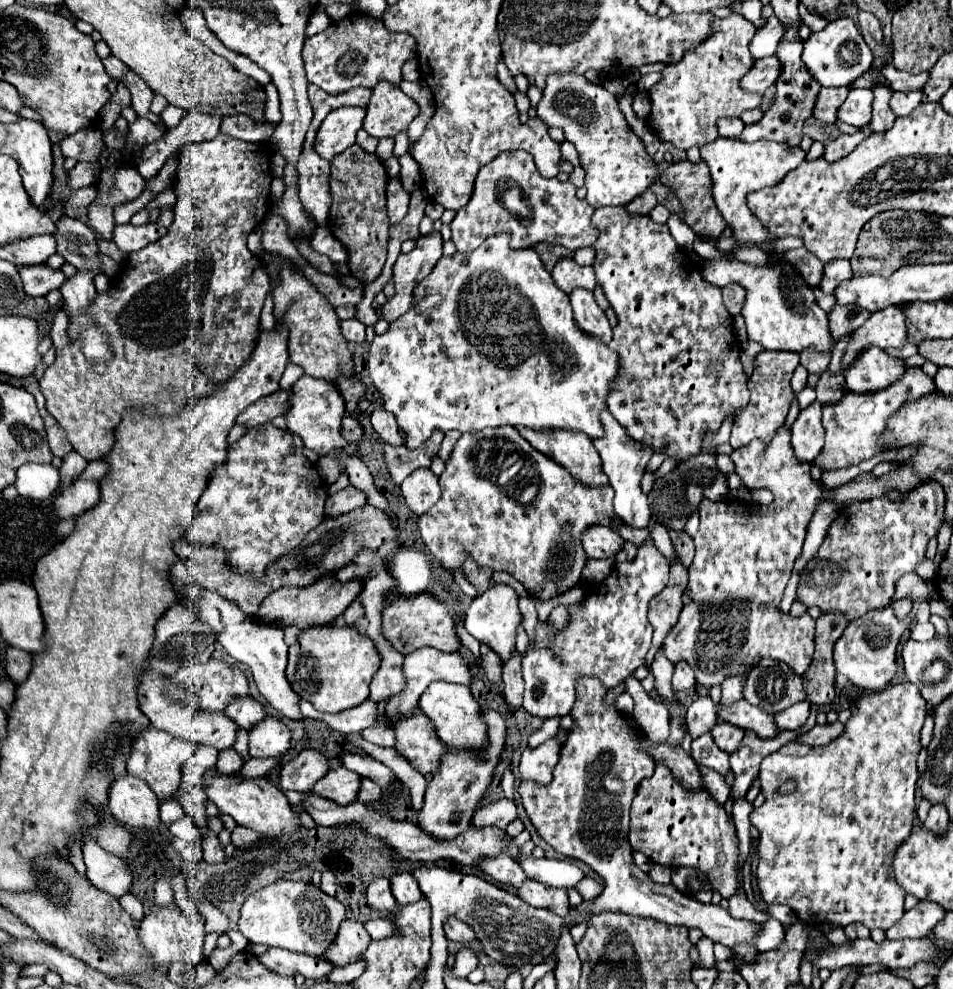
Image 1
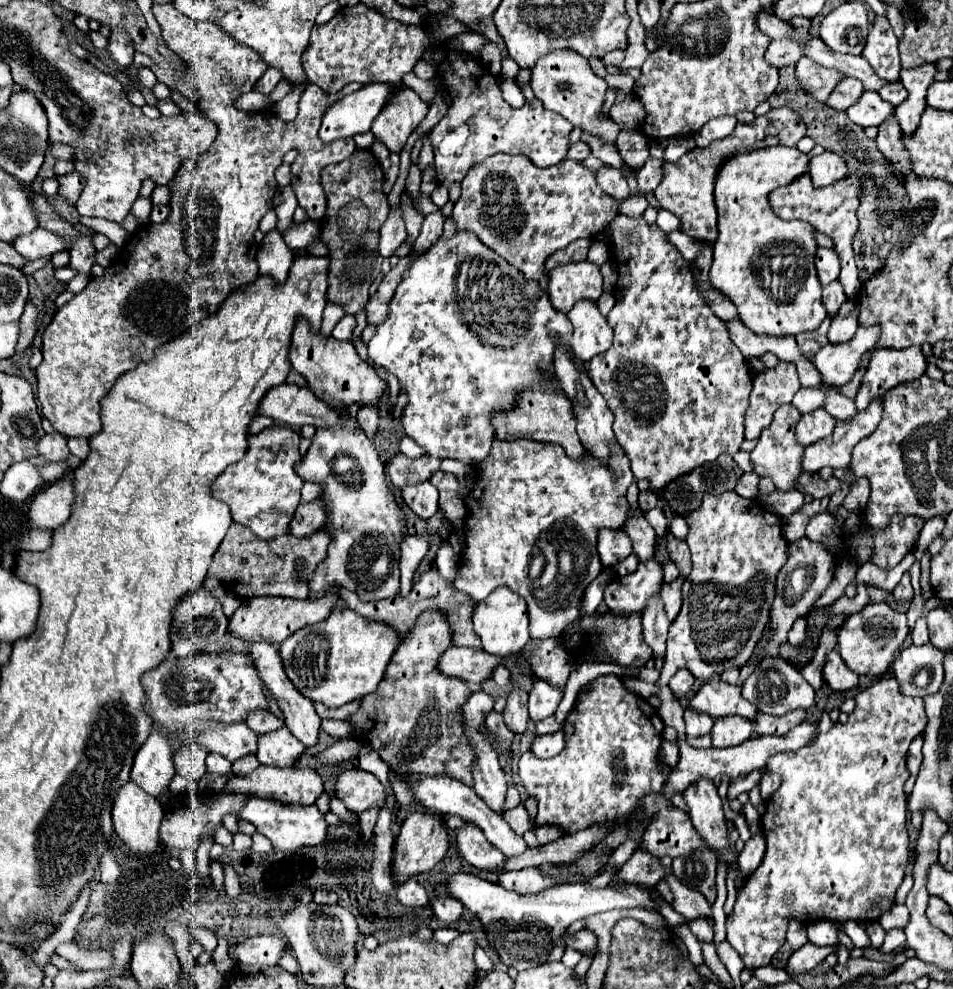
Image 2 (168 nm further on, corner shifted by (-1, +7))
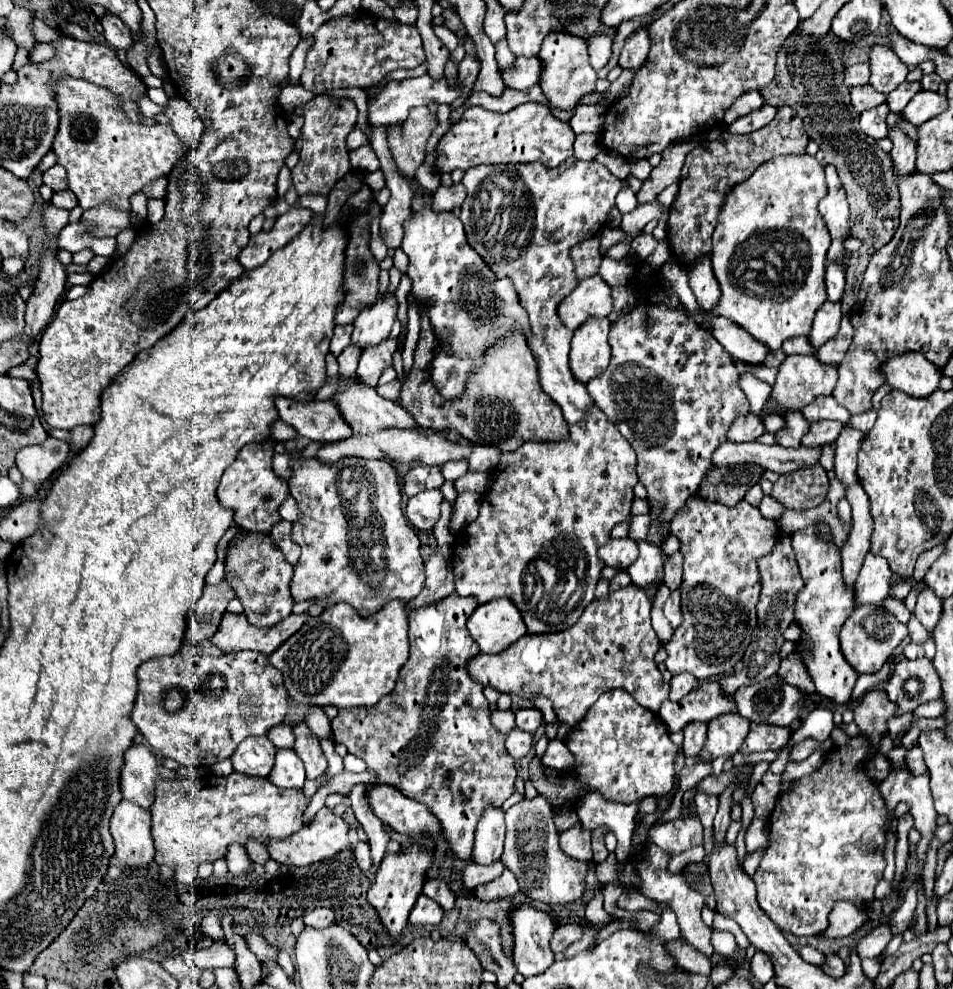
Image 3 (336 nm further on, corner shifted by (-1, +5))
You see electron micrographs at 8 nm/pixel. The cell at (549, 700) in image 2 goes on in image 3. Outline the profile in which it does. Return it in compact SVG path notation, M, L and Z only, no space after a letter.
M535 708L519 710L519 712L515 712L515 716L517 716L517 728L521 728L529 734L535 734L537 728L543 724L543 714Z

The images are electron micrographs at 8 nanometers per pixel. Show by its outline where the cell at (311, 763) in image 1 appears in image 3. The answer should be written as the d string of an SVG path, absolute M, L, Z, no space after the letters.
M233 772L229 776L209 776L201 780L189 778L173 778L165 780L159 778L155 784L155 802L151 804L151 834L155 842L155 862L165 864L169 868L187 866L189 870L197 872L201 862L215 862L225 858L227 848L231 844L245 846L249 838L255 838L259 844L267 844L269 840L283 840L297 830L301 830L301 816L307 808L305 796L299 790L285 790L273 786L267 778L245 776Z

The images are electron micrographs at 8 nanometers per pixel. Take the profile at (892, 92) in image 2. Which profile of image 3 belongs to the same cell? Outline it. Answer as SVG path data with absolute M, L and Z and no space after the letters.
M903 82L901 86L897 86L889 96L887 96L887 106L891 112L901 112L909 100L913 98L913 94L917 94L921 90L921 82Z

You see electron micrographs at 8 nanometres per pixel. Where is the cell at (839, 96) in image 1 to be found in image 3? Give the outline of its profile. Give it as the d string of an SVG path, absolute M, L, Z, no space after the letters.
M865 84L865 86L851 88L851 102L857 112L865 112L865 110L871 110L871 108L883 104L885 96L879 94L877 90L873 90L869 84Z

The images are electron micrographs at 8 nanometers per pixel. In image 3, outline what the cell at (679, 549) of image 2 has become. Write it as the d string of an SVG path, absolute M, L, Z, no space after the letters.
M675 552L665 562L665 580L663 582L673 592L681 586L681 578L683 578L683 556L679 552Z

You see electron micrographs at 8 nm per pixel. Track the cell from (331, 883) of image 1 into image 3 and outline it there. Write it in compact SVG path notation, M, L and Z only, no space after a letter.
M315 908L315 910L309 910L303 918L305 926L313 926L313 928L325 928L325 926L331 926L335 922L333 918L333 910L331 908Z

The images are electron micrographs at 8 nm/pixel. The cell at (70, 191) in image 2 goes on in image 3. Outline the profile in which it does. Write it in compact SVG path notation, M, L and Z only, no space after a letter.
M61 190L61 192L53 192L51 204L57 208L65 208L65 210L73 210L77 206L77 198L73 198L71 190Z

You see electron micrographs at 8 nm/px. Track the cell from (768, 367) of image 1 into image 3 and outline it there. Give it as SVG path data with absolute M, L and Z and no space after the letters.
M745 414L737 418L729 428L729 442L735 442L735 444L751 442L751 440L757 440L763 432L765 432L763 422L753 414Z

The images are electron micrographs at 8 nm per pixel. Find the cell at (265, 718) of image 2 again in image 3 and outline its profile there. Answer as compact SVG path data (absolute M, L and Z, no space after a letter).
M279 724L279 726L273 726L267 734L271 738L271 742L277 746L277 748L293 748L295 744L295 738L293 738L293 730L289 724Z

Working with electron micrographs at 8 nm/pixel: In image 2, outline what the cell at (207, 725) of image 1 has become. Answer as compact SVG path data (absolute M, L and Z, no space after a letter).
M213 724L209 732L201 732L201 736L195 738L201 746L209 748L209 752L217 752L231 762L257 752L257 734L247 728L247 724Z

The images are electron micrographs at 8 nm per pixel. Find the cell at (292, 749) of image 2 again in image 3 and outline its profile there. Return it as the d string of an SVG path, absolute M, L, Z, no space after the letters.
M277 750L275 766L269 774L269 780L279 788L301 790L305 782L305 768L295 750Z

